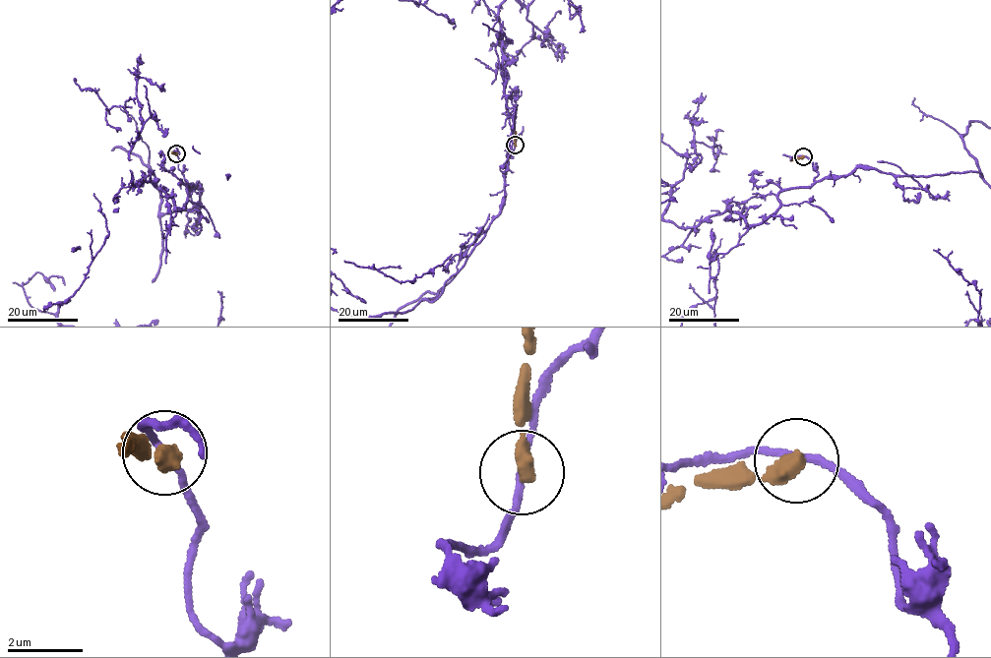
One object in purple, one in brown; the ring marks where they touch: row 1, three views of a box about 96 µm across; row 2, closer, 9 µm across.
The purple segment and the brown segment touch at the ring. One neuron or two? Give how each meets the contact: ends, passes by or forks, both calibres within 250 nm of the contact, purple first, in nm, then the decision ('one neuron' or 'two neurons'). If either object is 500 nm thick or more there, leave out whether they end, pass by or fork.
purple passes by | brown ends | 180/480 nm | two neurons

